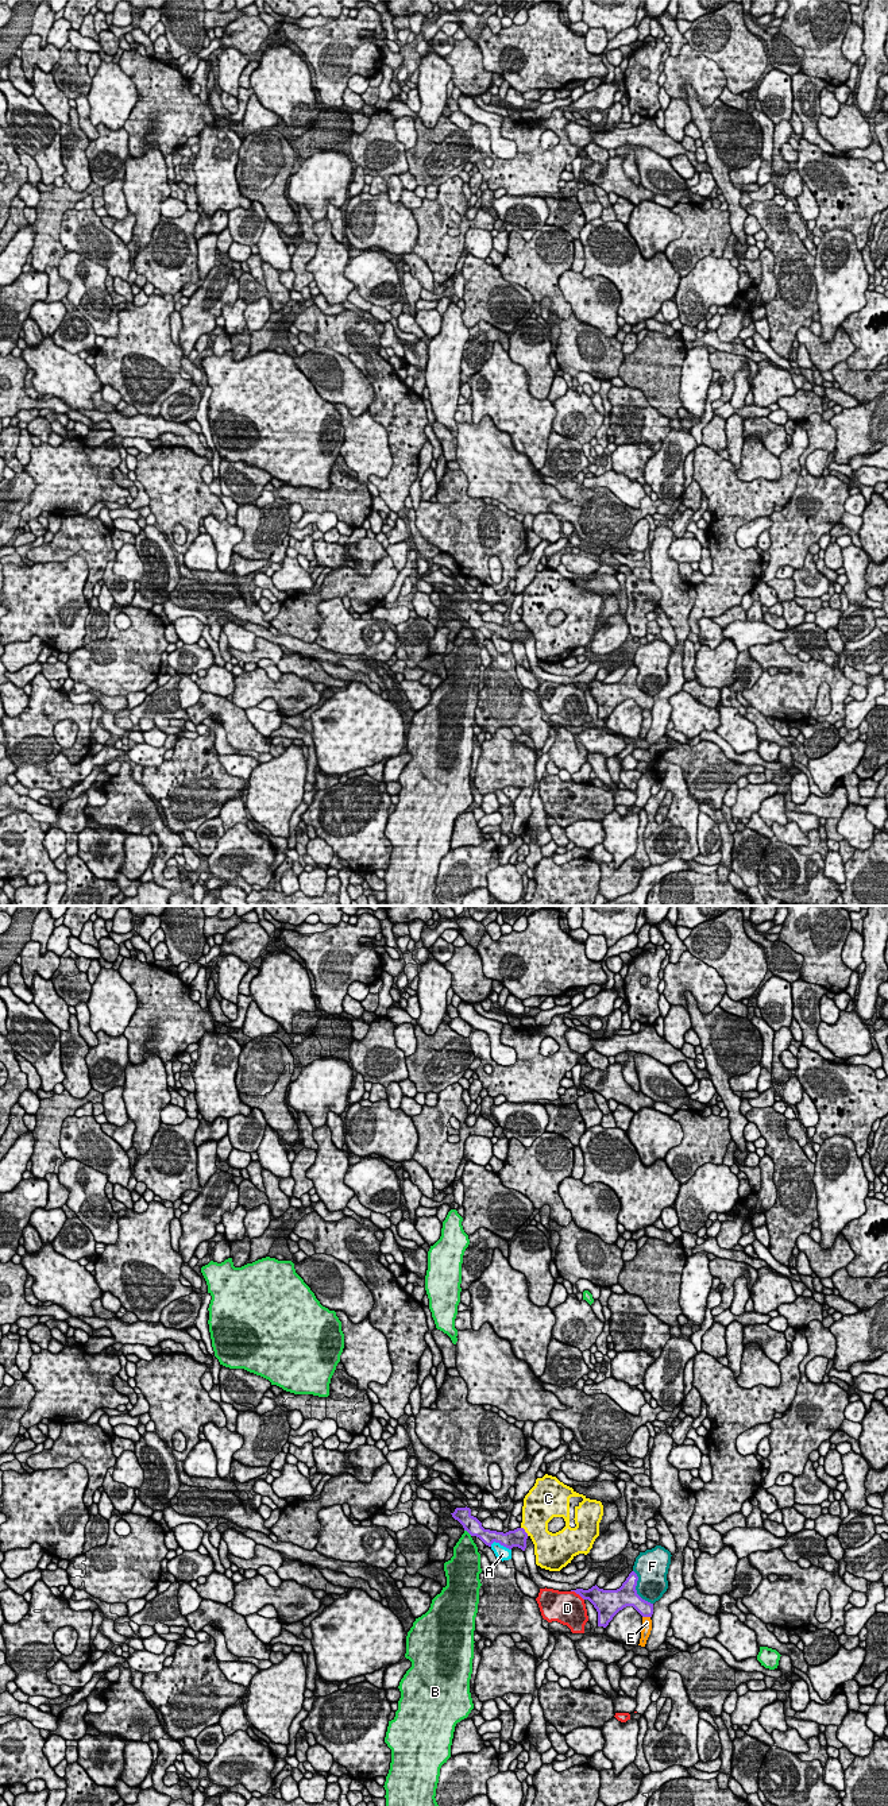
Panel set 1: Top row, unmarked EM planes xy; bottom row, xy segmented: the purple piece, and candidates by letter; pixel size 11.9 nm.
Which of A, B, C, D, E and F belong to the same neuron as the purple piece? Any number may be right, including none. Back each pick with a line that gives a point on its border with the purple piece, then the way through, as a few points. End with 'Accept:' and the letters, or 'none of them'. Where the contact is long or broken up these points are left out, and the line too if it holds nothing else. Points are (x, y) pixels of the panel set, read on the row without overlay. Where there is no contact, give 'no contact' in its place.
Accept: none of them

